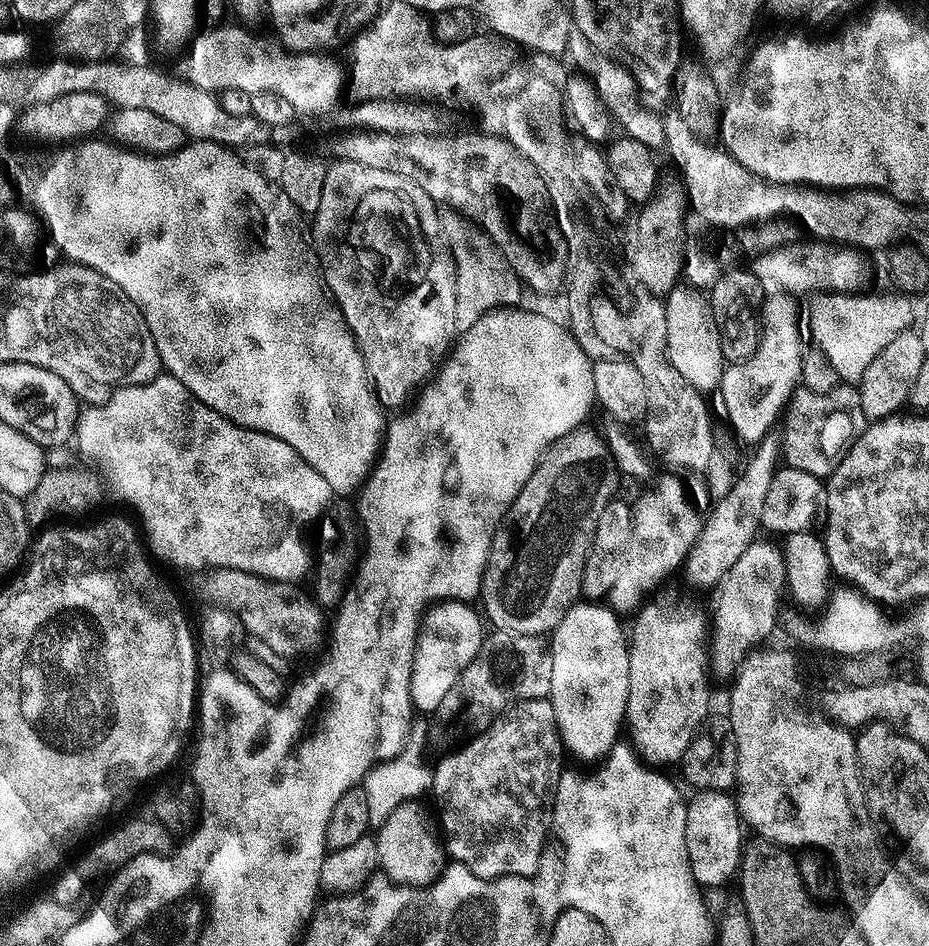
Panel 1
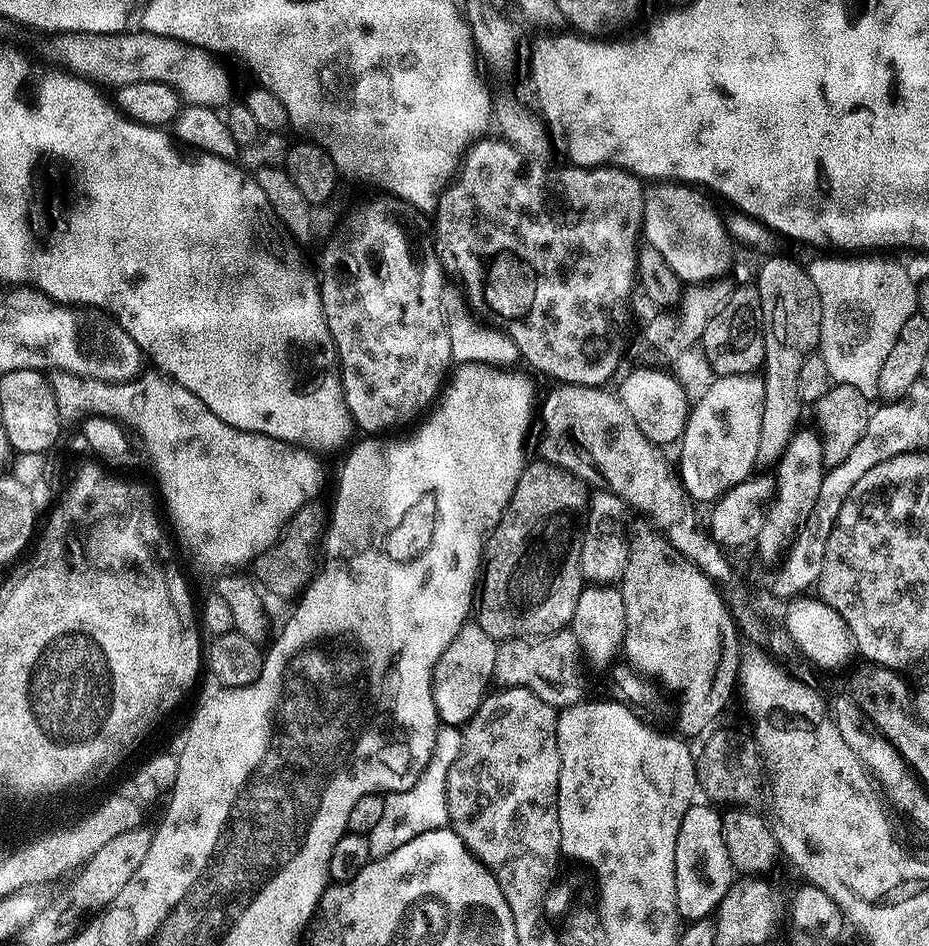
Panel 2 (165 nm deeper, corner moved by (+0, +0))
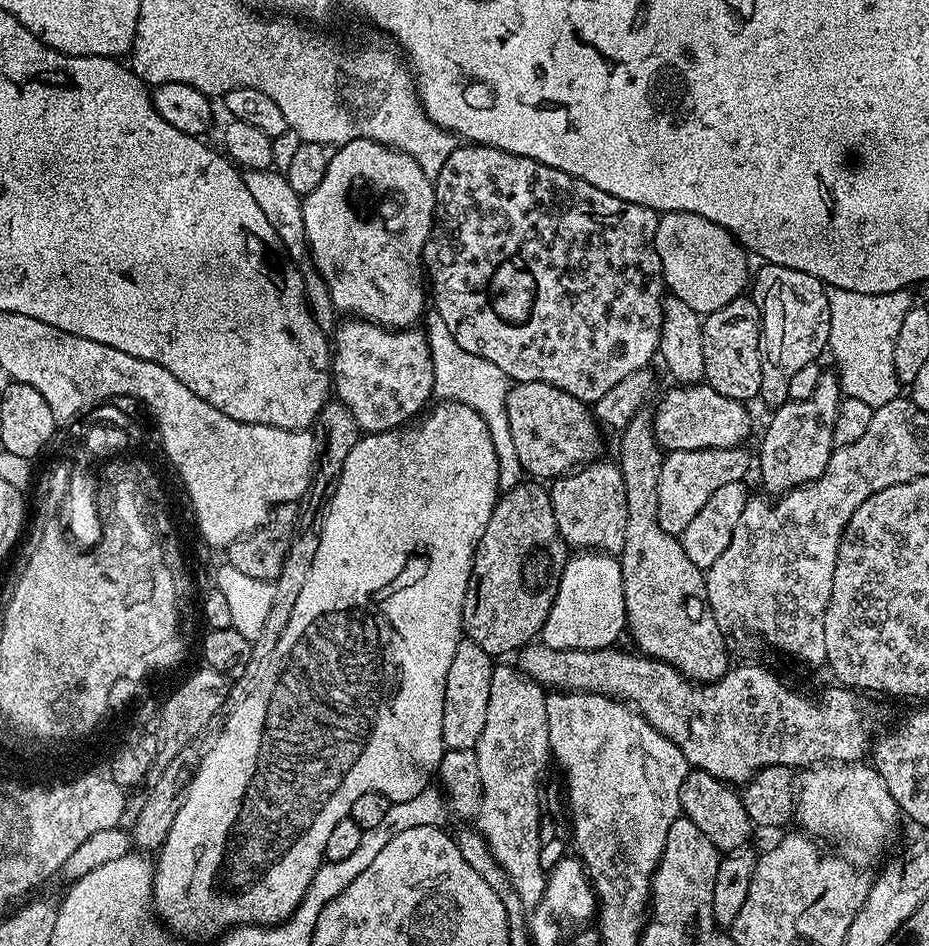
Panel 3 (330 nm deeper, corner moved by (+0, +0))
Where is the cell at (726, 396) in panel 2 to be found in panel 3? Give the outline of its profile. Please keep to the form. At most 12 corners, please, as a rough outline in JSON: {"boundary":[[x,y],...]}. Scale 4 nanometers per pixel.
{"boundary":[[736,446],[668,452],[658,478],[662,530],[680,537],[726,482],[747,477]]}

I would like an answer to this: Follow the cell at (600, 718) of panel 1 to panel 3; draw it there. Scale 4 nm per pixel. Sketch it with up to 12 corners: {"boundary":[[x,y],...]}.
{"boundary":[[569,555],[542,640],[611,648],[627,619],[619,559]]}

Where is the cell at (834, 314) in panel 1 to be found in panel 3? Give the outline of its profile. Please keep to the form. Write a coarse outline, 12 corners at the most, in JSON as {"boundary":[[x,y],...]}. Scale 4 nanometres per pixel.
{"boundary":[[828,288],[841,393],[871,408],[902,385],[894,342],[911,291]]}

